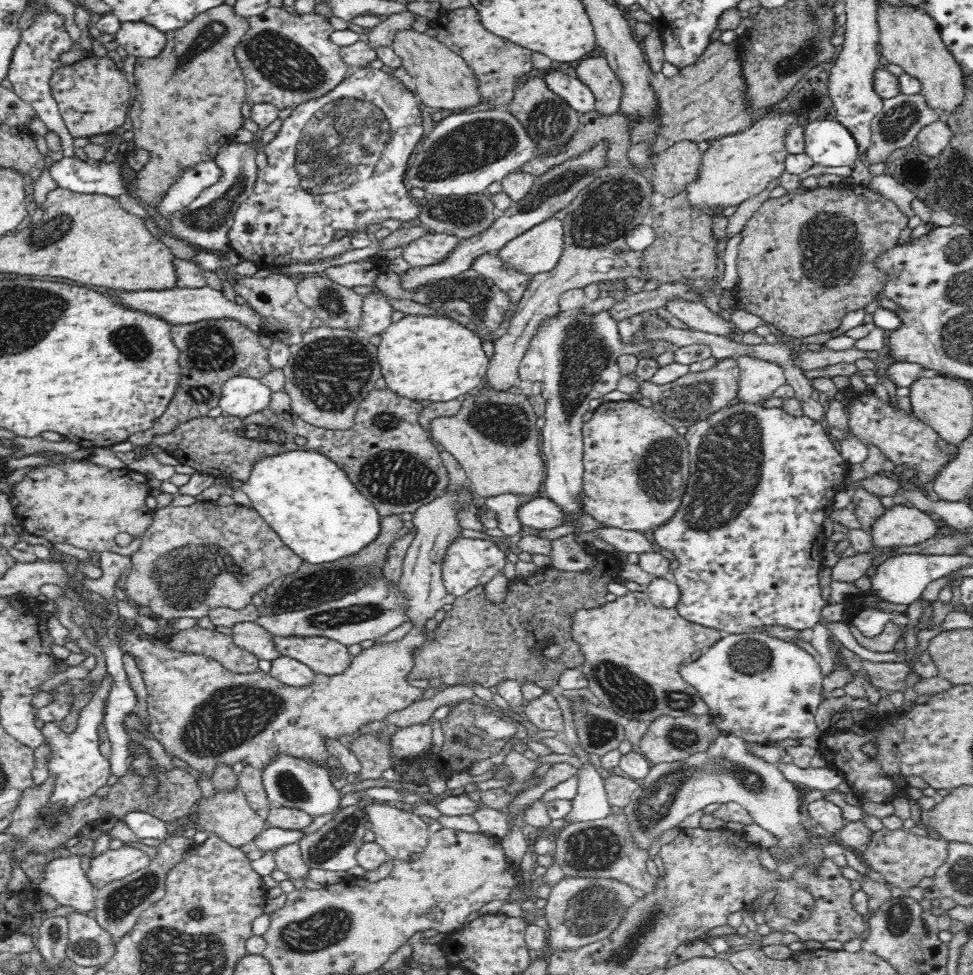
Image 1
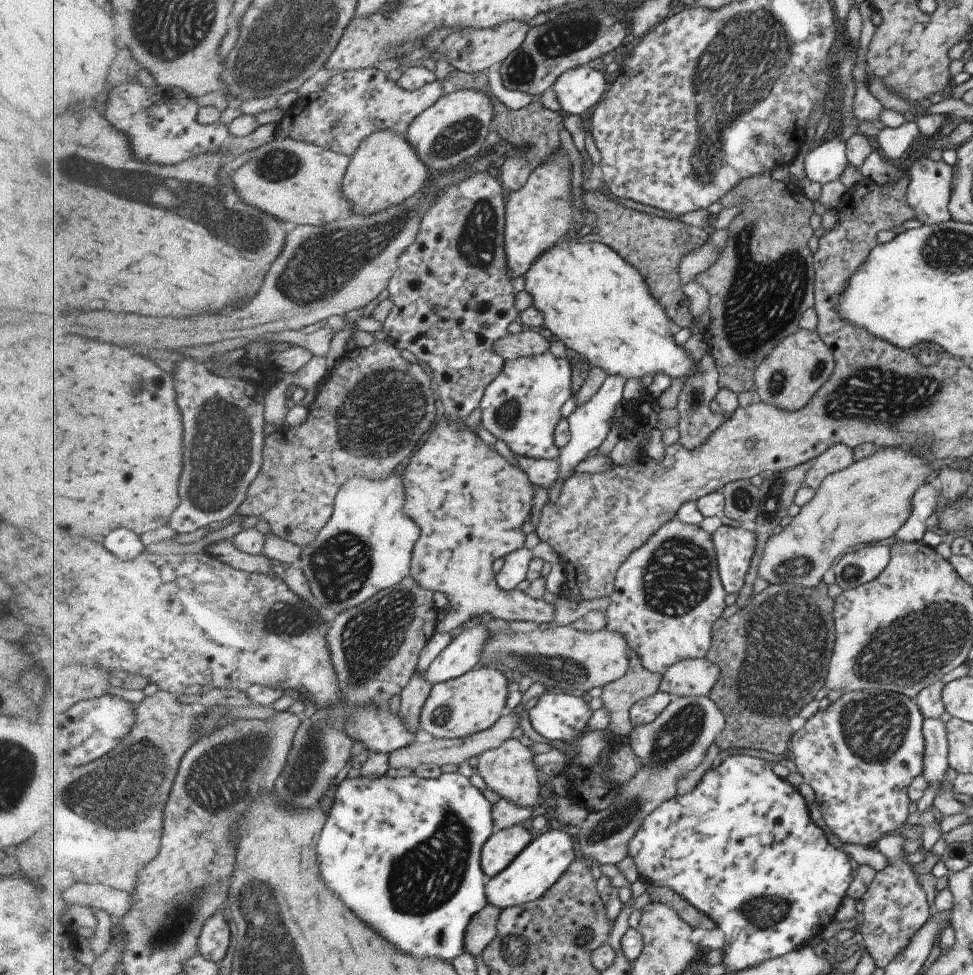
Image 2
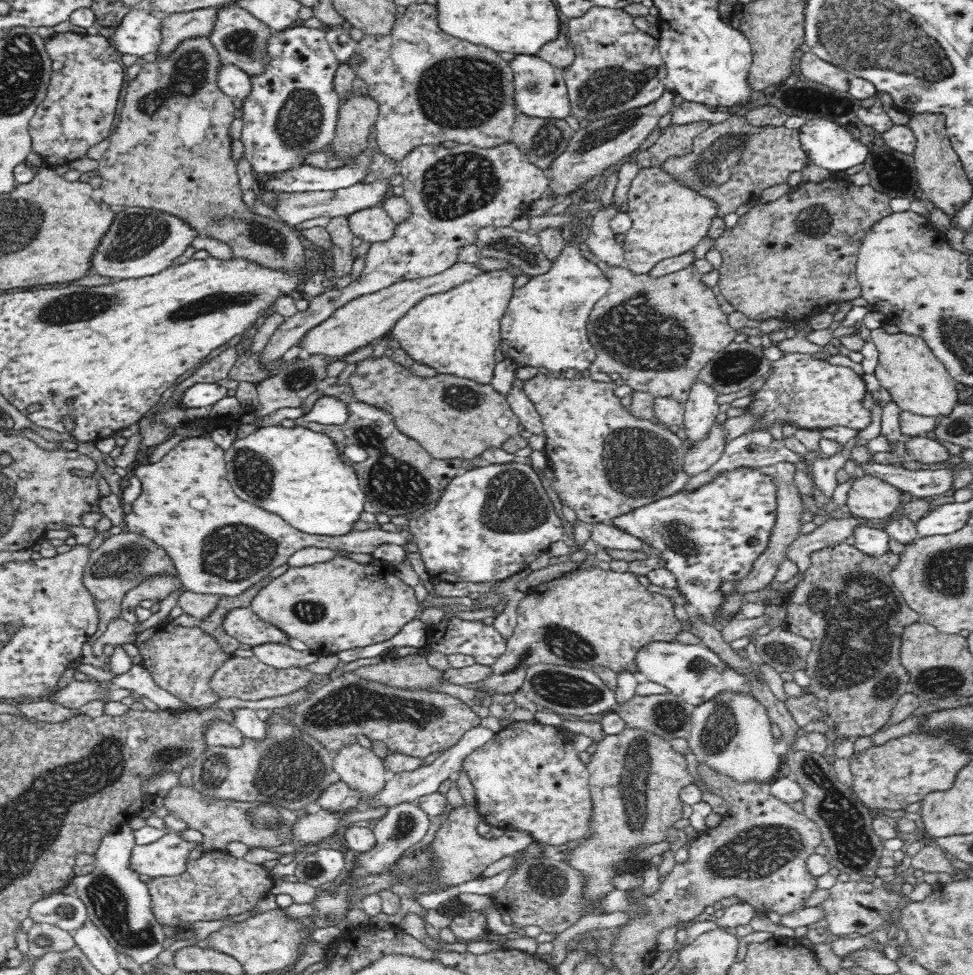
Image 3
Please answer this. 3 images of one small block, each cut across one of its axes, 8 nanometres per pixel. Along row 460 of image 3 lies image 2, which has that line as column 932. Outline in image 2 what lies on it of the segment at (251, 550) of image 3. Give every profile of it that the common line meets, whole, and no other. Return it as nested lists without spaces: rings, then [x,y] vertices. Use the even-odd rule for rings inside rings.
[[[928,155],[927,157],[920,157],[914,161],[911,156],[911,160],[908,160],[907,162],[906,171],[908,183],[906,186],[906,201],[914,212],[914,218],[917,219],[921,225],[934,225],[937,223],[947,222],[950,219],[948,213],[948,198],[950,195],[951,179],[953,177],[952,166],[947,165],[941,159],[939,161],[931,160]]]

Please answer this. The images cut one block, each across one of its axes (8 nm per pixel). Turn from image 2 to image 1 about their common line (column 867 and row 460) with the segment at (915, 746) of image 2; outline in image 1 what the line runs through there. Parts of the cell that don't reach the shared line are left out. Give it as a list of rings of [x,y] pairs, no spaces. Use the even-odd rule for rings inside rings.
[[[747,397],[734,406],[726,406],[713,412],[713,414],[688,427],[685,437],[689,446],[689,476],[685,493],[682,495],[679,507],[675,514],[666,523],[659,524],[652,532],[654,544],[662,550],[668,550],[678,562],[678,567],[670,574],[670,579],[678,585],[681,597],[675,604],[675,609],[680,617],[692,624],[706,628],[719,630],[726,635],[737,633],[765,633],[768,628],[780,627],[782,629],[796,629],[802,631],[813,629],[816,624],[822,622],[820,610],[828,602],[822,597],[820,583],[818,583],[818,572],[820,572],[822,561],[818,558],[804,558],[818,552],[818,538],[822,538],[820,524],[824,518],[826,506],[830,506],[830,498],[834,492],[845,488],[844,478],[850,463],[834,449],[830,442],[827,431],[819,422],[814,422],[803,415],[792,417],[792,414],[784,412],[782,408],[763,408],[761,401],[756,397]]]

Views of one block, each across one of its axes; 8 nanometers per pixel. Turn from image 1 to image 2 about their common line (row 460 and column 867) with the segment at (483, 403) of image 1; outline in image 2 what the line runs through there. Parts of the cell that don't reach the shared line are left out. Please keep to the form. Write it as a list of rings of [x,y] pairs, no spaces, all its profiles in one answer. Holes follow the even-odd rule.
[[[884,447],[868,456],[863,458],[860,461],[854,461],[850,464],[849,467],[842,468],[840,471],[835,471],[827,476],[825,479],[819,483],[817,489],[815,489],[813,498],[810,501],[801,507],[800,512],[792,518],[791,522],[783,528],[780,533],[774,534],[768,541],[762,556],[762,561],[760,567],[758,568],[758,573],[760,577],[765,579],[769,584],[781,584],[781,583],[791,583],[799,587],[811,587],[817,586],[823,572],[833,564],[835,558],[839,558],[847,548],[855,546],[855,544],[865,544],[865,542],[879,542],[879,540],[885,540],[885,538],[891,538],[897,532],[897,529],[904,523],[904,520],[908,515],[908,506],[911,495],[914,493],[914,490],[917,490],[918,486],[921,486],[922,482],[931,474],[931,470],[927,468],[926,463],[931,463],[931,461],[925,461],[922,457],[911,453],[908,449],[899,449],[898,447]]]

